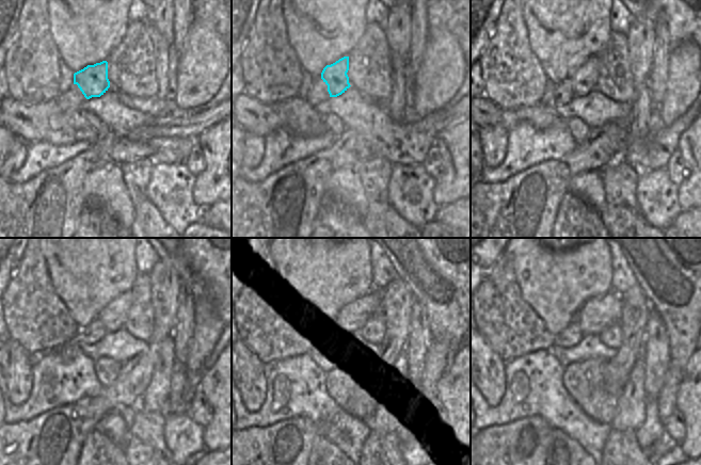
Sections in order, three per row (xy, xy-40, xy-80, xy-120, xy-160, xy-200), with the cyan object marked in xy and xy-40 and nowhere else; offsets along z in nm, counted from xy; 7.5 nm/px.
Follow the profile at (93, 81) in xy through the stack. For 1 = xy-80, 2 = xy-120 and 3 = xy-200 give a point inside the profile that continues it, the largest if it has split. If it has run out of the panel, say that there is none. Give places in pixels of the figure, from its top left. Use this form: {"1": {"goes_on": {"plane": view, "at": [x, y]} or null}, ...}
{"1": {"goes_on": {"plane": "xy-80", "at": [584, 79]}}, "2": {"goes_on": {"plane": "xy-120", "at": [113, 317]}}, "3": {"goes_on": {"plane": "xy-200", "at": [600, 313]}}}

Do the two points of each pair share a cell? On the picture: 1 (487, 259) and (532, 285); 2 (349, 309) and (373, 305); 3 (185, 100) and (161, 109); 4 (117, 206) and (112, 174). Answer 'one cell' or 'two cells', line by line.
1: two cells
2: one cell
3: two cells
4: one cell

